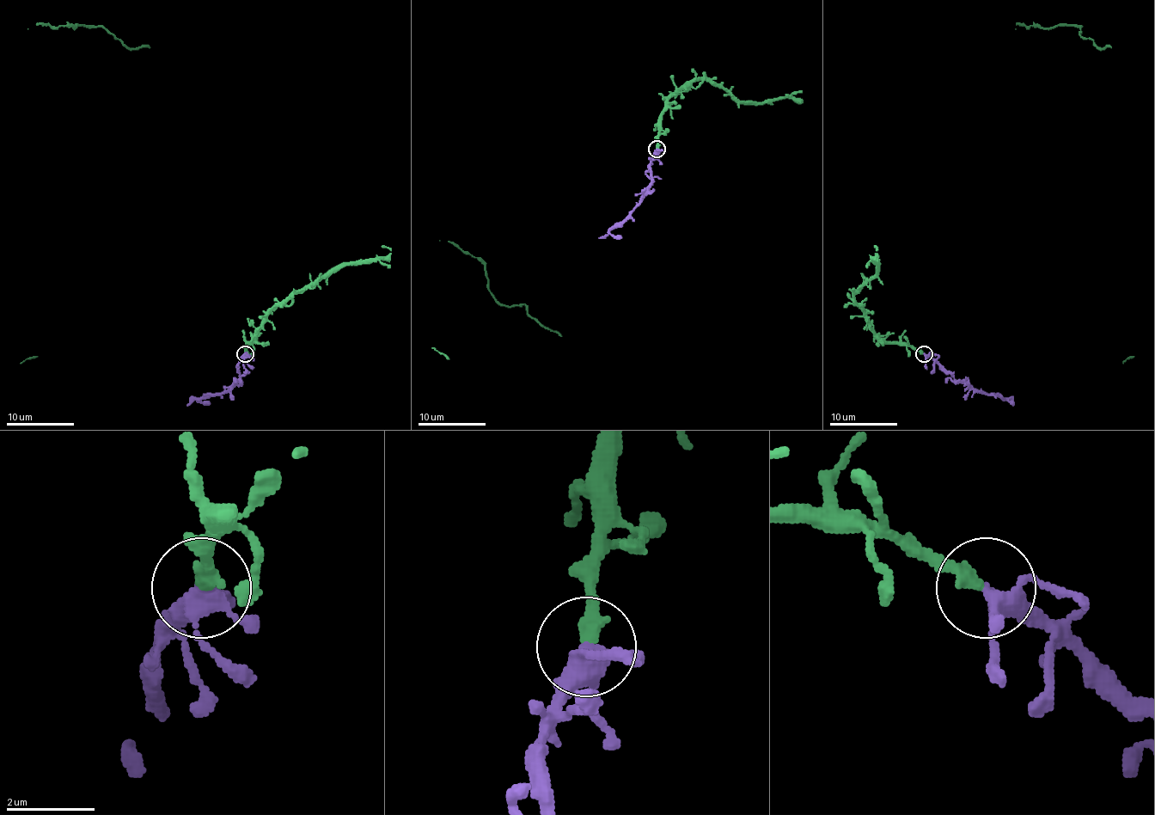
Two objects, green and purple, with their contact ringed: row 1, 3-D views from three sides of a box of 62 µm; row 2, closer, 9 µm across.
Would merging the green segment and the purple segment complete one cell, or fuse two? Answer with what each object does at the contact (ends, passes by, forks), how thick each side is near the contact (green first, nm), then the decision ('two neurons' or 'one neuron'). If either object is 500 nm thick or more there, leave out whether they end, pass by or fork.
green ends; purple forks; calibres 320 and 340 nm; one neuron

